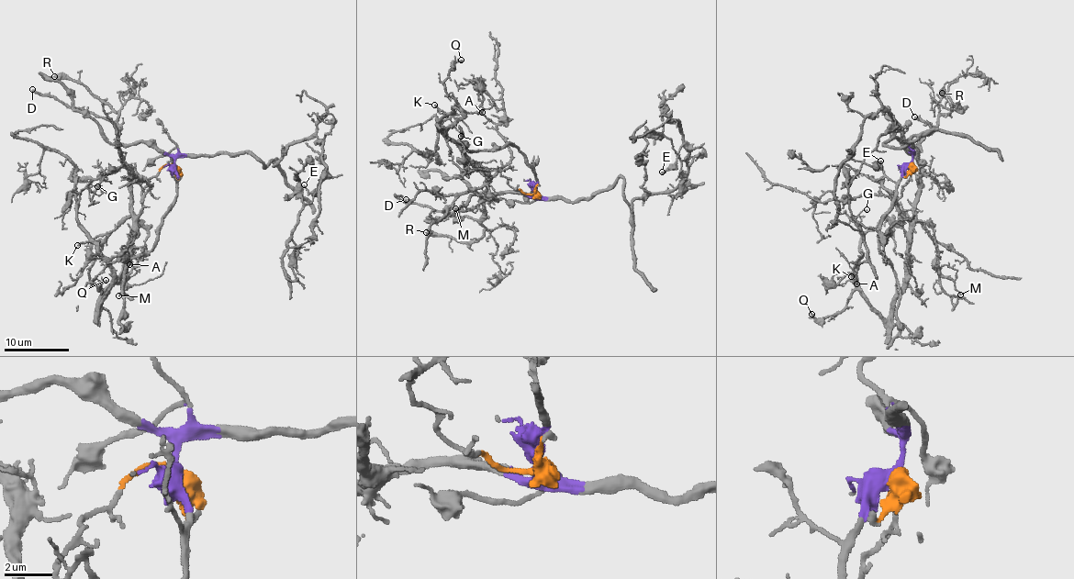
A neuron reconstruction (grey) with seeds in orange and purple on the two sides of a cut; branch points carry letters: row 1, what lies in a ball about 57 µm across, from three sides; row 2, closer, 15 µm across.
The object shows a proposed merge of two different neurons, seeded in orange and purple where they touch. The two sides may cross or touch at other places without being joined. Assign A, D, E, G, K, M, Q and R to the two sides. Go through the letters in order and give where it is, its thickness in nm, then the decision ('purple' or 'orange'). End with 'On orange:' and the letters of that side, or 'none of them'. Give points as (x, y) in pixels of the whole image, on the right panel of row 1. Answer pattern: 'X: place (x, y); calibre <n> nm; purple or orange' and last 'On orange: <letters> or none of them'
A: place (856, 283); calibre 120 nm; orange
D: place (914, 116); calibre 280 nm; orange
E: place (880, 161); calibre 130 nm; purple
G: place (867, 209); calibre 110 nm; orange
K: place (851, 276); calibre 160 nm; orange
M: place (960, 295); calibre 150 nm; orange
Q: place (811, 314); calibre 100 nm; orange
R: place (942, 93); calibre 460 nm; orange
On orange: A, D, G, K, M, Q, R

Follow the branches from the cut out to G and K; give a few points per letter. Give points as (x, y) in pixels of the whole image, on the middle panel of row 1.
G: (534, 194), (497, 167), (481, 170), (447, 136), (456, 108), (438, 118), (461, 136)
K: (534, 194), (511, 187), (497, 167), (491, 176), (481, 170), (447, 136), (464, 114), (434, 105)

